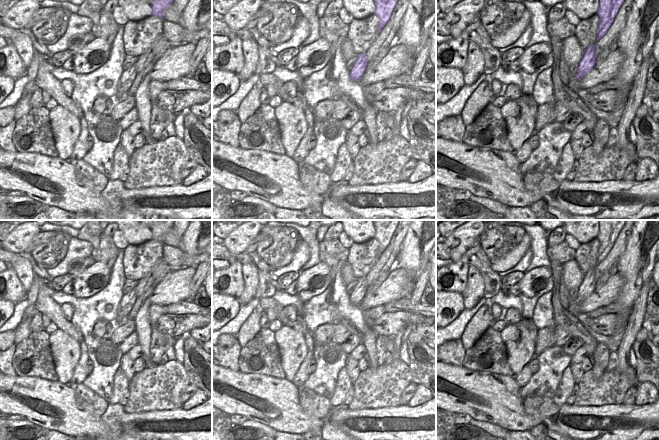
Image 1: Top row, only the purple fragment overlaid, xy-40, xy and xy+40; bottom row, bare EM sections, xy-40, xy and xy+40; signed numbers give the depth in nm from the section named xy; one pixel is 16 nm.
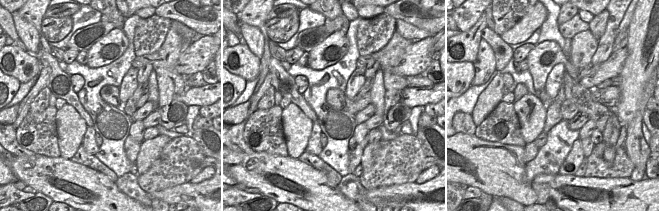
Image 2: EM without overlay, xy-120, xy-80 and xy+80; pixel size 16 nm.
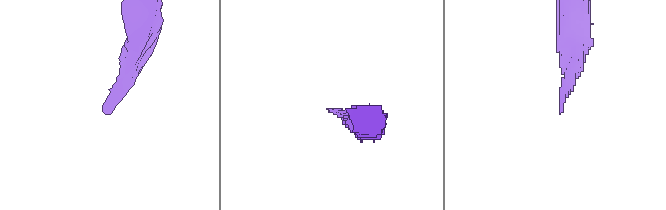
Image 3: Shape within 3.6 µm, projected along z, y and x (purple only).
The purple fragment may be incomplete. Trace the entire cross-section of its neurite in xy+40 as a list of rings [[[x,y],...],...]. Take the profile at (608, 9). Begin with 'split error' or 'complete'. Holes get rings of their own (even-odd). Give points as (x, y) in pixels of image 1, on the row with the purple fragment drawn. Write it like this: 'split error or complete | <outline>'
complete | [[[599,0],[597,14],[600,18],[597,41],[608,31],[624,0]]]

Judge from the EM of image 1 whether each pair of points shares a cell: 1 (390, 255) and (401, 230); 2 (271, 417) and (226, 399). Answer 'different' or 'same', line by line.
1: same
2: same

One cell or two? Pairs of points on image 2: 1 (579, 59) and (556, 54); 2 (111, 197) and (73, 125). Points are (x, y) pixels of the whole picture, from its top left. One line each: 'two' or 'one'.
1: two
2: two

